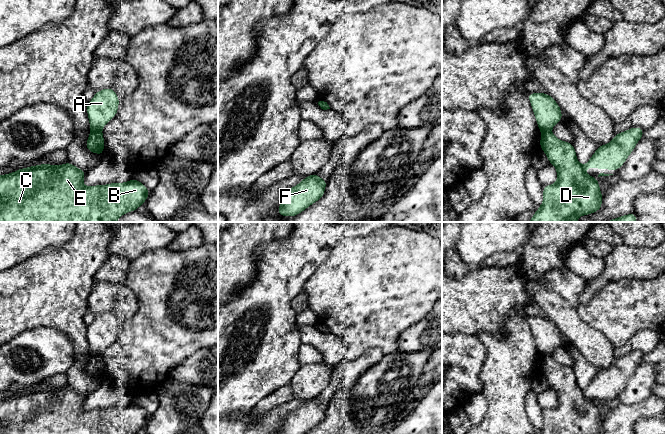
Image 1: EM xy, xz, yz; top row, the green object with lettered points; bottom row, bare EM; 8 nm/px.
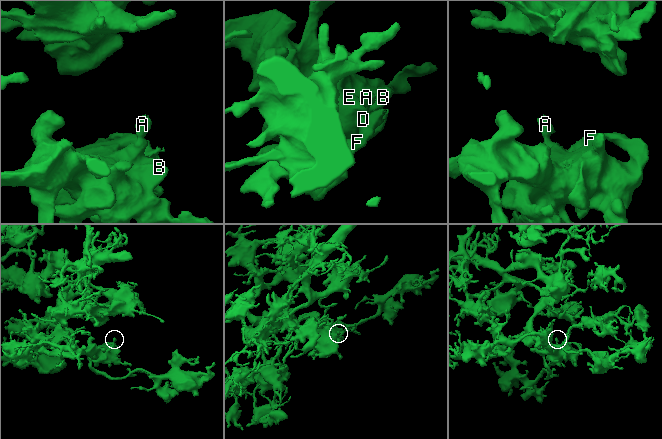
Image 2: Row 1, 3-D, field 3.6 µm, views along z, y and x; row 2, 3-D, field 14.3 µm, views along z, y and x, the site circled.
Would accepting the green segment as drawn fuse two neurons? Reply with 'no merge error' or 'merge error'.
merge error

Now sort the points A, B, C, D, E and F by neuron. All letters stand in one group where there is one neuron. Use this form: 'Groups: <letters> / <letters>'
Groups: A / B C D E F

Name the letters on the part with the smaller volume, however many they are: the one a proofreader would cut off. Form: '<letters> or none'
A

